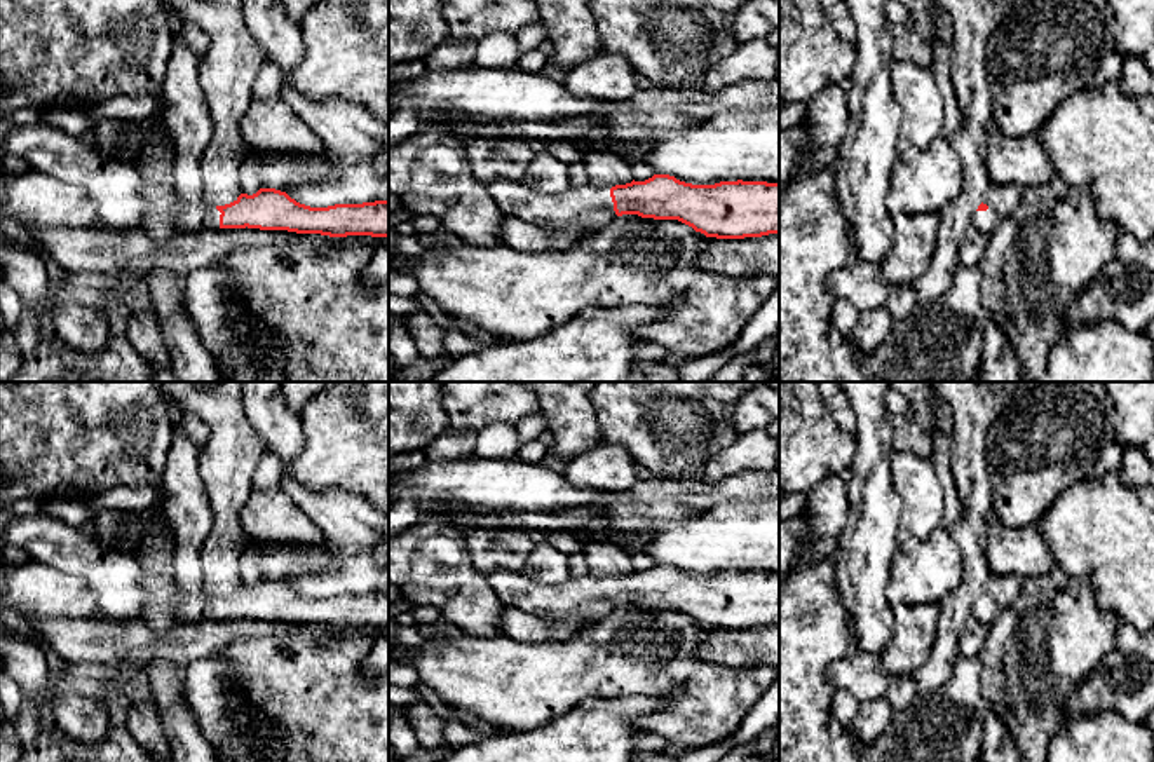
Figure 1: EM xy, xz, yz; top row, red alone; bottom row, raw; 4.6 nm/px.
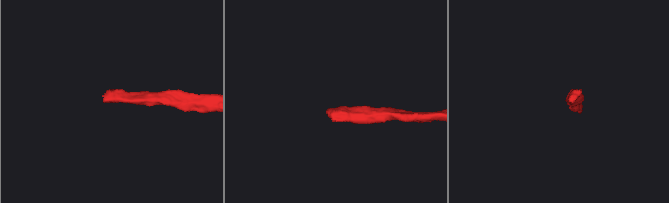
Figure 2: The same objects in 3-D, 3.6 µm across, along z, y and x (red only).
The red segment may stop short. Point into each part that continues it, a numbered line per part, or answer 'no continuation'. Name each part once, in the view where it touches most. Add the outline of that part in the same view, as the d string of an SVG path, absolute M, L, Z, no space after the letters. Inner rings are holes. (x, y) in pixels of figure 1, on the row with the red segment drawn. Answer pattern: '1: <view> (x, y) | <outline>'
1: xz (588, 208) | M492 181L486 185L492 199L506 216L551 230L577 230L587 234L608 227L615 218L610 188L568 187L563 194L546 195L521 181Z

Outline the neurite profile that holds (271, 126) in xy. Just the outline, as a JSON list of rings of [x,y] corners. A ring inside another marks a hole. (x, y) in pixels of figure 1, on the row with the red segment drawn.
[[[277,96],[251,99],[241,122],[241,136],[253,150],[270,153],[321,155],[317,134]]]

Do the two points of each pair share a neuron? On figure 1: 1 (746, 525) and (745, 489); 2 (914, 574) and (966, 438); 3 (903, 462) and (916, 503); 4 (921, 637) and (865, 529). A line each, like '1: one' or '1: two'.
1: two
2: two
3: one
4: two

